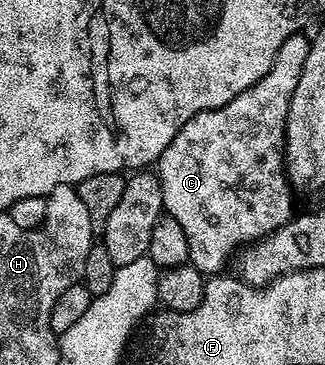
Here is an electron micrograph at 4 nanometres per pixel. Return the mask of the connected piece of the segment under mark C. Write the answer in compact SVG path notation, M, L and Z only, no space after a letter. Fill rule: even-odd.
M306 34L289 36L285 45L277 49L277 57L273 57L273 65L269 65L269 73L265 73L261 81L245 89L245 93L237 93L233 101L189 117L189 121L181 125L173 141L169 141L165 153L161 153L157 160L163 210L175 218L181 229L185 229L190 266L201 272L222 272L226 268L223 266L230 259L232 262L240 248L281 229L281 225L293 217L293 188L283 166L283 126L287 120L287 106L293 97L293 89L297 89L297 77L301 77L301 65L305 65L308 46Z

